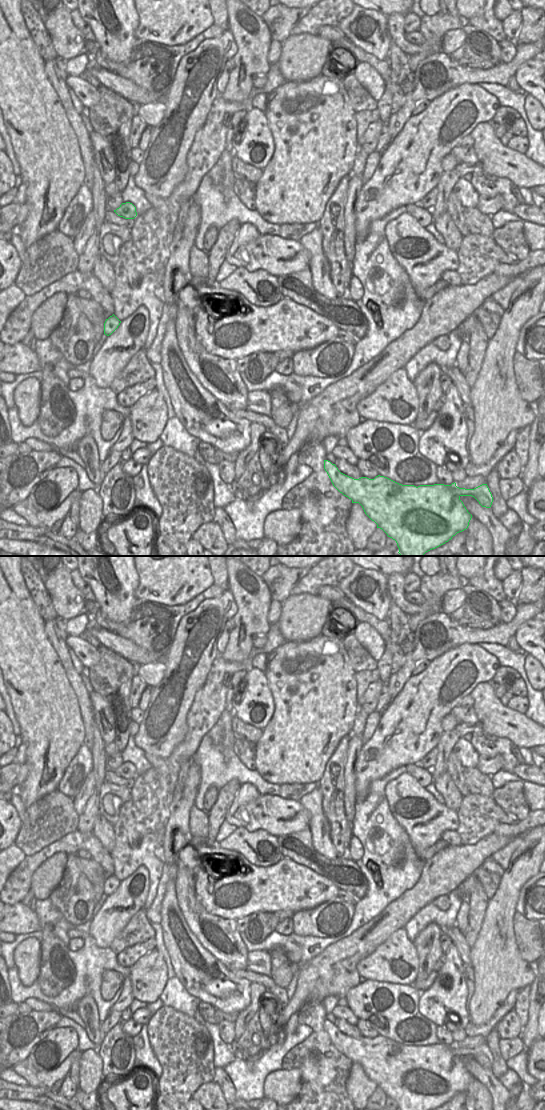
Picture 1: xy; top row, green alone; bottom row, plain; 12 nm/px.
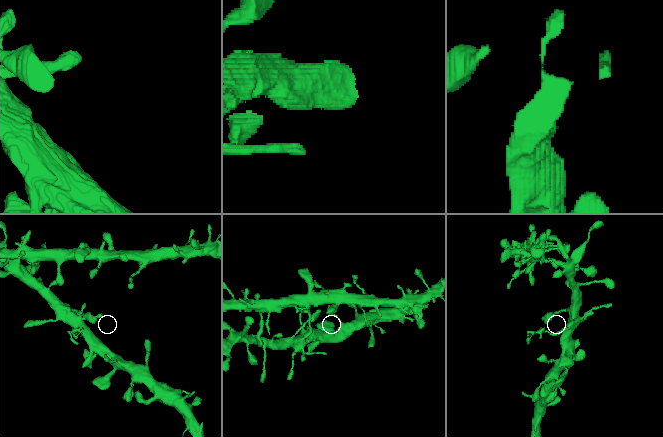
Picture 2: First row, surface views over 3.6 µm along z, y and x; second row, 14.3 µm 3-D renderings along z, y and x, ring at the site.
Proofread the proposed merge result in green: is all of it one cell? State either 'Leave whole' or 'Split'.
Split.

